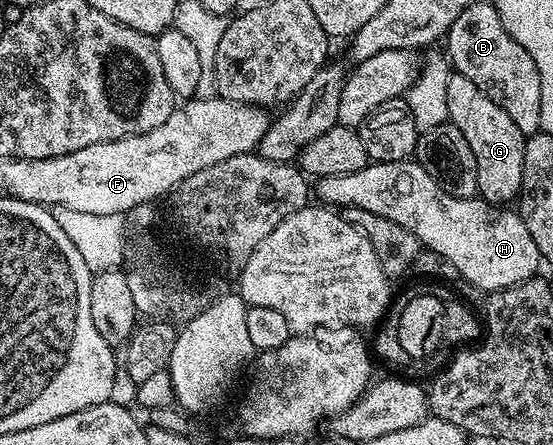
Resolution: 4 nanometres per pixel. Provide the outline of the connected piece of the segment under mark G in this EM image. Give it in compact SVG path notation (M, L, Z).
M451 73L448 77L448 121L464 133L472 157L476 157L476 177L478 178L478 195L491 205L506 205L517 200L518 190L522 187L524 173L524 145L526 136L516 129L516 121L500 109L468 77Z

